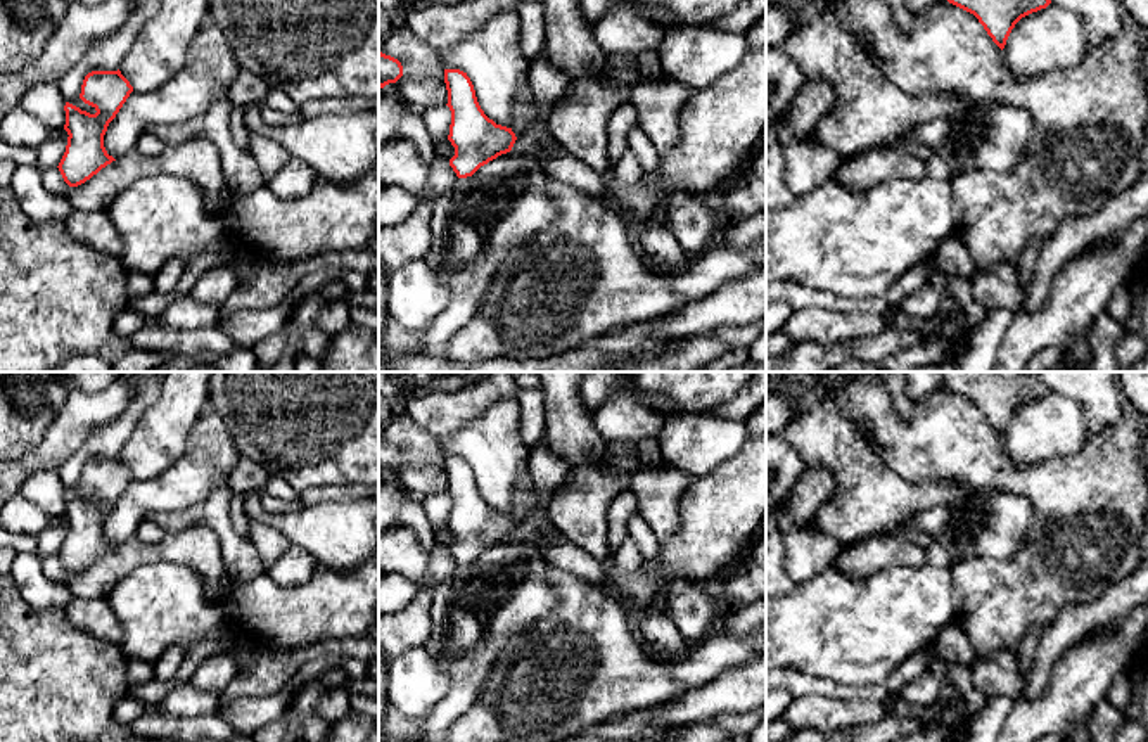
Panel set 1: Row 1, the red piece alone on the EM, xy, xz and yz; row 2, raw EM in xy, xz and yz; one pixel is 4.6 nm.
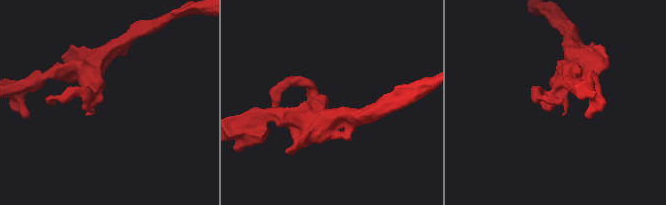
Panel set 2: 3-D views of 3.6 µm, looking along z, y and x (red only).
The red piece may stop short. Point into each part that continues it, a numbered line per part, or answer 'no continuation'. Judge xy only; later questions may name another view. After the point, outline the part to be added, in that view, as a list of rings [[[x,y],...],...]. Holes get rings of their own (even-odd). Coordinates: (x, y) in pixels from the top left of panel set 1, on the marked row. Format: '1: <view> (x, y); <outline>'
no continuation

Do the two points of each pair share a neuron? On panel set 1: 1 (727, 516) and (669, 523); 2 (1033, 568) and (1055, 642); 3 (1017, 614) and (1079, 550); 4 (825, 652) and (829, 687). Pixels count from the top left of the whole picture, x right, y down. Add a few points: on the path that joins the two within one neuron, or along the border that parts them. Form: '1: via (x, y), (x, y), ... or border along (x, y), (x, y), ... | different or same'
1: border along (692, 483), (678, 502), (678, 526), (661, 542) | different
2: border along (1084, 601), (1067, 604), (1043, 628) | different
3: via (1031, 599), (1064, 566) | same
4: border along (787, 666), (842, 684), (867, 685) | different

